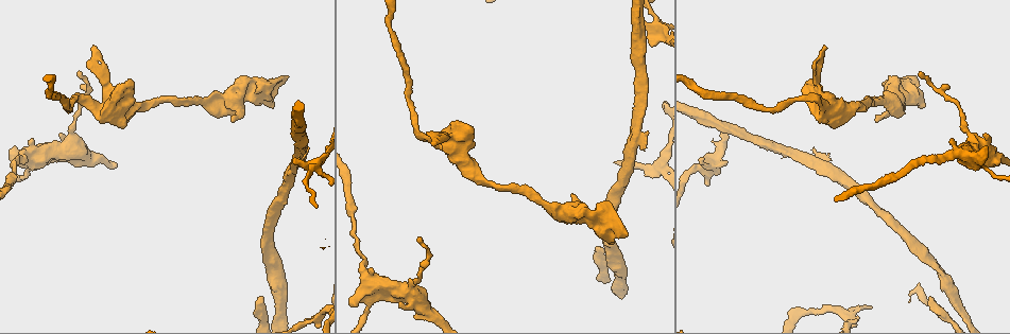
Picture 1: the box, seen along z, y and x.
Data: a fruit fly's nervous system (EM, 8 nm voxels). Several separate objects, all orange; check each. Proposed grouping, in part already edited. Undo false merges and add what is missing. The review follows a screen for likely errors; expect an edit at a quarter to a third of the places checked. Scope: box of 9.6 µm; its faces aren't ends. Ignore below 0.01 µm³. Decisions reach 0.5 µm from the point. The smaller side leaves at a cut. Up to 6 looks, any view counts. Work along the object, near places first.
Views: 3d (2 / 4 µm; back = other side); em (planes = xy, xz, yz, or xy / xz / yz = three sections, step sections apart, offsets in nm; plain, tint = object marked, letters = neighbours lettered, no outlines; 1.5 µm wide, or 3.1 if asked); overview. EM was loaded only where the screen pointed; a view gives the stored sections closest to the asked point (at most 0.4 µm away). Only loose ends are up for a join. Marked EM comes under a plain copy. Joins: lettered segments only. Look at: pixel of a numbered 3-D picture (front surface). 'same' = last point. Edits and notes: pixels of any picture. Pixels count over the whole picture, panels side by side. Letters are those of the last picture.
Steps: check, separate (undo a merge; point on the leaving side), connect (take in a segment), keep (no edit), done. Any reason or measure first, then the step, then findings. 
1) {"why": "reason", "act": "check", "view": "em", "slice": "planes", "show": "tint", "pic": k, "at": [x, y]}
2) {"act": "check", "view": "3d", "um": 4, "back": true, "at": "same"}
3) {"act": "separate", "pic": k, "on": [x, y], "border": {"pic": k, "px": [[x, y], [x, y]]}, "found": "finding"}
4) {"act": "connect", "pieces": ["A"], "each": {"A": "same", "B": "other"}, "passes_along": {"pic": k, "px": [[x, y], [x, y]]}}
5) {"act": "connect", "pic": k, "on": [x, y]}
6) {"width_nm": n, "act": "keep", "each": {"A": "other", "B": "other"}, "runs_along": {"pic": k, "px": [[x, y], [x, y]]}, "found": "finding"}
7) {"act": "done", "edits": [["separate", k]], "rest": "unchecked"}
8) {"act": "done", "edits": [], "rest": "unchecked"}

{"why": "tapers out", "act": "check", "view": "3d", "um": 4, "pic": 1, "at": [292, 159]}

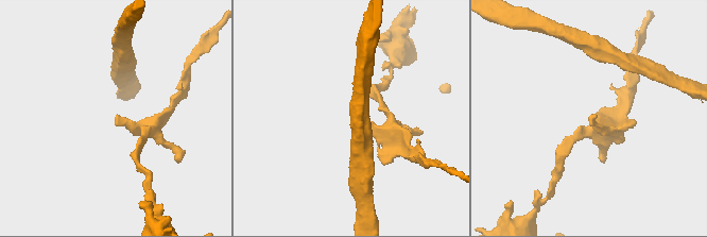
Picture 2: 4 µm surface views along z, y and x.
{"act": "check", "view": "em", "slice": "planes", "show": "tint", "pic": 2, "at": [116, 115]}

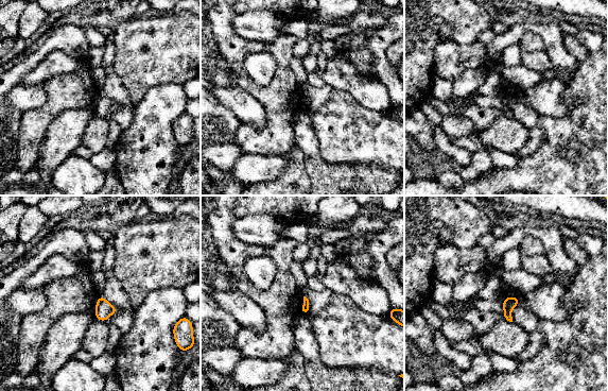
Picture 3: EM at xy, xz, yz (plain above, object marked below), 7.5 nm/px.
{"why": "what lies round it", "act": "check", "view": "em", "slice": "planes", "show": "letters", "at": "same"}

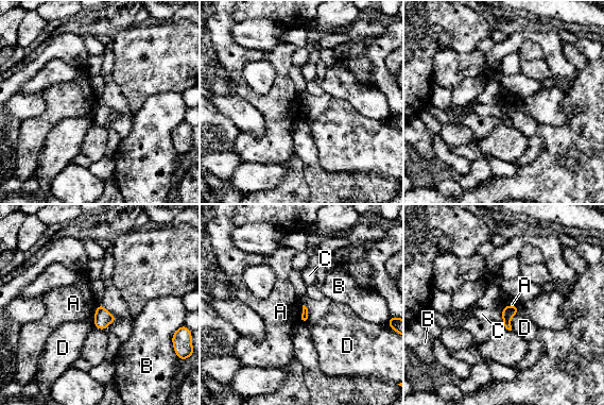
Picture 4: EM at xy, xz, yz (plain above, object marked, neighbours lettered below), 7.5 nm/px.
{"act": "keep", "each": {"A": "other", "B": "other", "C": "other", "D": "other"}, "border": {"pic": 4, "px": [[97, 305], [92, 317]]}, "found": "no lettered segment goes on from it"}

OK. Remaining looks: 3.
{"why": "free end", "act": "check", "view": "3d", "um": 4, "pic": 1, "at": [812, 148]}

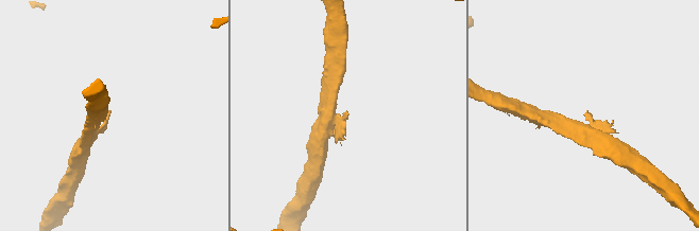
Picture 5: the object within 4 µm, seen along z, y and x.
{"why": "need the tissue", "act": "check", "view": "em", "slice": "xz", "step": 4, "show": "letters", "pic": 5, "at": [587, 113]}

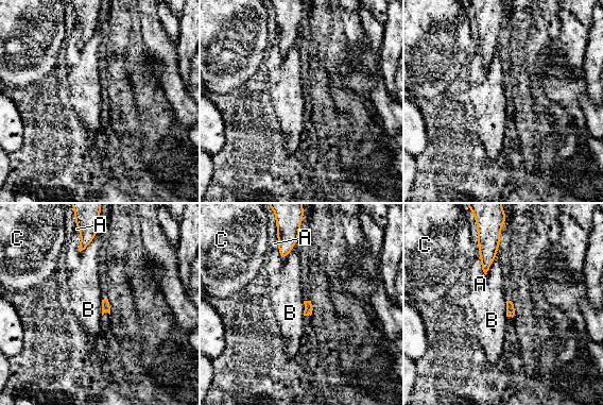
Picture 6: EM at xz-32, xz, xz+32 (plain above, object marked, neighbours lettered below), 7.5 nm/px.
{"longest_contact_nm": ["B", 200], "act": "keep", "each": {"A": "other", "B": "other", "C": "other"}, "found": "none of them fits"}

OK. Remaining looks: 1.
{"why": "branch stops here", "act": "check", "view": "em", "slice": "yz", "step": 4, "show": "letters", "pic": 1, "at": [398, 303]}

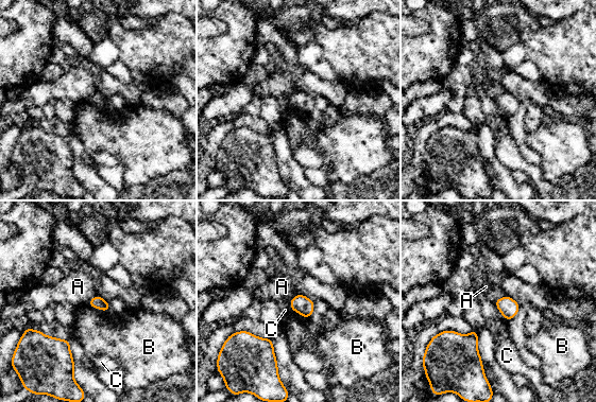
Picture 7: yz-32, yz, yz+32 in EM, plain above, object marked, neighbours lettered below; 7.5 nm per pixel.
{"width_nm": 100, "act": "keep", "each": {"A": "other", "B": "other", "C": "other"}, "found": "none of them fits"}

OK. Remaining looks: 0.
{"act": "done", "edits": [], "rest": "unchecked"}

